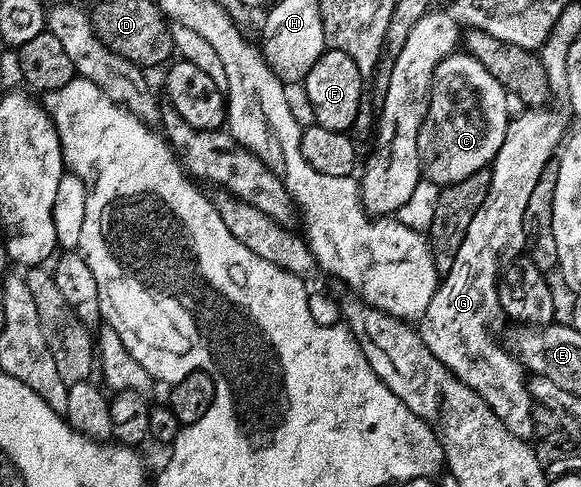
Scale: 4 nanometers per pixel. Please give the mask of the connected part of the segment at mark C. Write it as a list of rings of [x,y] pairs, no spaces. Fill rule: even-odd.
[[[453,52],[438,64],[432,77],[432,87],[428,97],[428,111],[418,132],[418,160],[420,173],[439,188],[454,184],[458,180],[466,180],[466,176],[474,176],[474,172],[491,167],[496,159],[498,148],[502,148],[502,140],[506,136],[510,116],[506,112],[506,96],[508,91],[476,58],[466,52]]]

